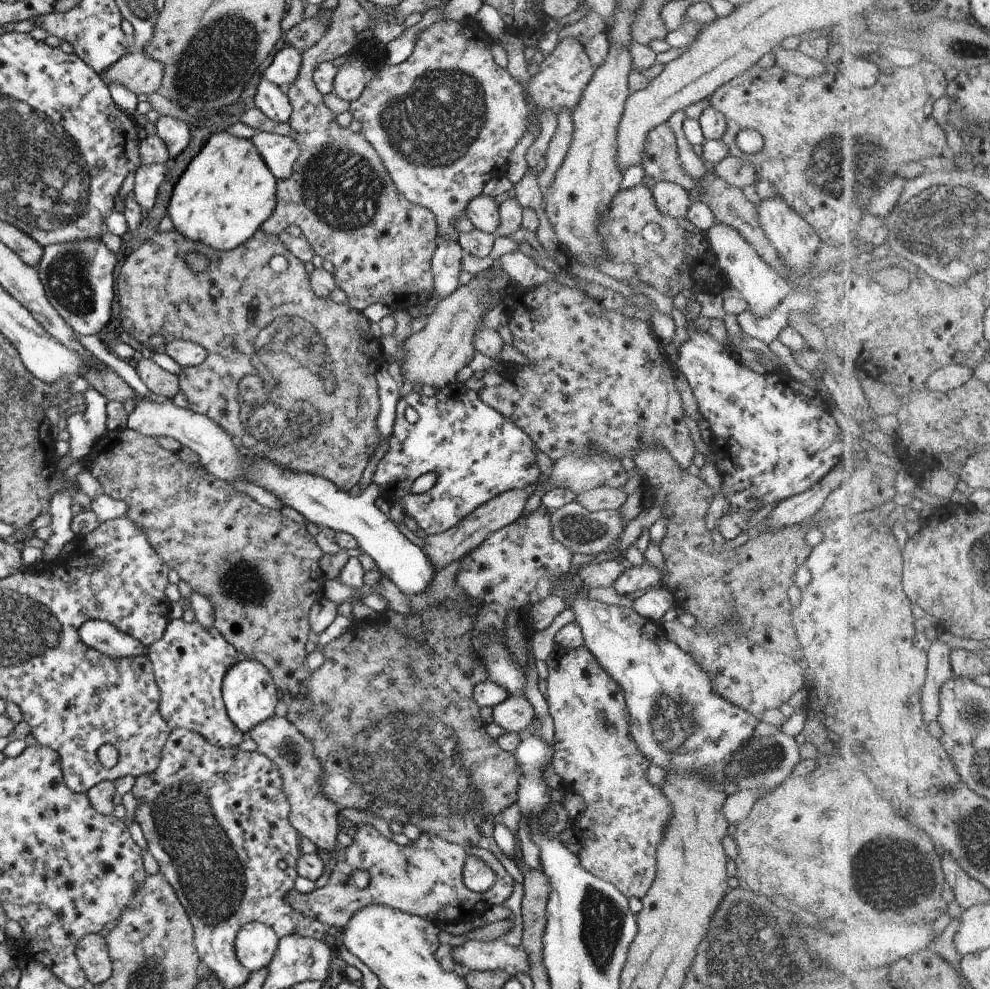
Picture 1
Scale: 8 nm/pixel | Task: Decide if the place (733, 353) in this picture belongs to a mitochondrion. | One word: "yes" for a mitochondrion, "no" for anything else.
no

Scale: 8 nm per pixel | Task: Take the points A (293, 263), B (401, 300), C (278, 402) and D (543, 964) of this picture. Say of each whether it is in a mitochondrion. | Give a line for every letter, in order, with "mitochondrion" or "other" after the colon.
A: other
B: other
C: mitochondrion
D: other

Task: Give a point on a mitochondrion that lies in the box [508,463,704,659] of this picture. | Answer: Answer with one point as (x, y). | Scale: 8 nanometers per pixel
(575, 527)

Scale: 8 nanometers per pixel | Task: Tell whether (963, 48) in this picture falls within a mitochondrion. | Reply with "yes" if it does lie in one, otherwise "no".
yes

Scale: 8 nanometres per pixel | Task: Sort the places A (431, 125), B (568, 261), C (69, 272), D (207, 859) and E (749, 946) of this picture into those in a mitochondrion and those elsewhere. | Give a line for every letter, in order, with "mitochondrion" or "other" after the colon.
A: mitochondrion
B: other
C: mitochondrion
D: mitochondrion
E: mitochondrion

